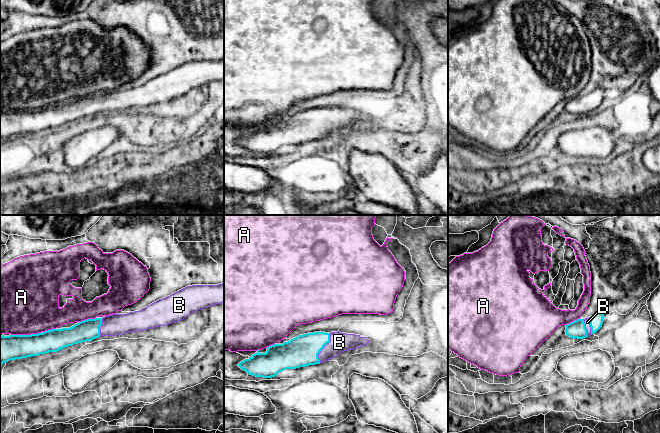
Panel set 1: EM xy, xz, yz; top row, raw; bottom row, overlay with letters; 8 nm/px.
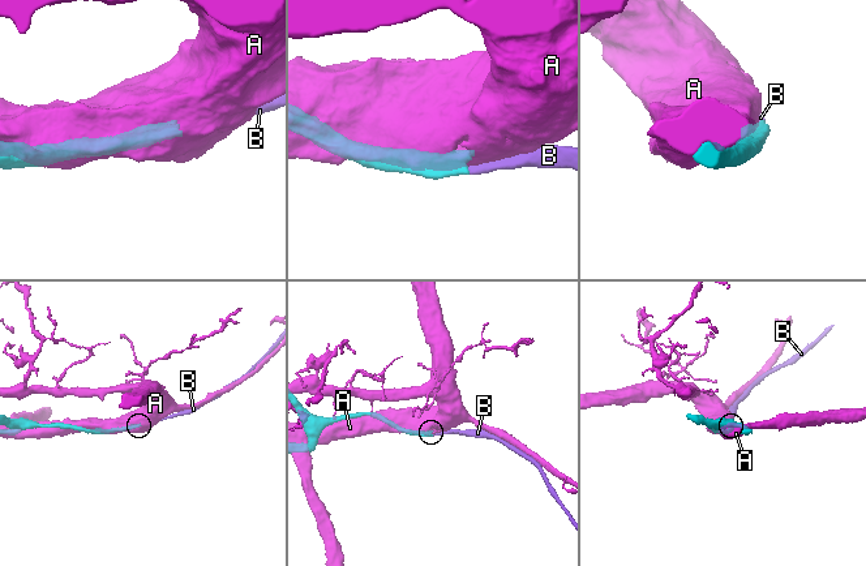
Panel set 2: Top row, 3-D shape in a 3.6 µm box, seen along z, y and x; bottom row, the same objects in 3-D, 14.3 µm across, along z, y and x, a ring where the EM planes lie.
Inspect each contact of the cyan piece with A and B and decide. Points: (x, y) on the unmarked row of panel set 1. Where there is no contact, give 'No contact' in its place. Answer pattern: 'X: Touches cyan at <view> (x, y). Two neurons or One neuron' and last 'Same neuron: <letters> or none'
A: Touches cyan at xy (25, 111). Two neurons
B: Touches cyan at xz (323, 123). One neuron
Same neuron: B

